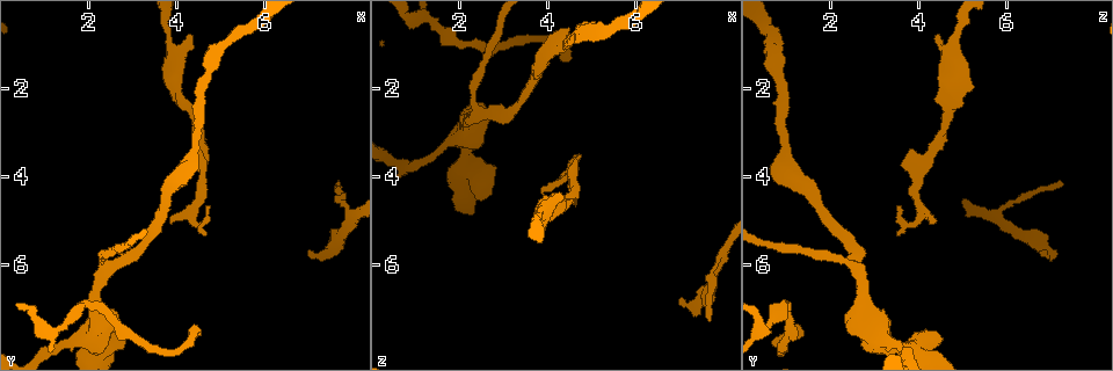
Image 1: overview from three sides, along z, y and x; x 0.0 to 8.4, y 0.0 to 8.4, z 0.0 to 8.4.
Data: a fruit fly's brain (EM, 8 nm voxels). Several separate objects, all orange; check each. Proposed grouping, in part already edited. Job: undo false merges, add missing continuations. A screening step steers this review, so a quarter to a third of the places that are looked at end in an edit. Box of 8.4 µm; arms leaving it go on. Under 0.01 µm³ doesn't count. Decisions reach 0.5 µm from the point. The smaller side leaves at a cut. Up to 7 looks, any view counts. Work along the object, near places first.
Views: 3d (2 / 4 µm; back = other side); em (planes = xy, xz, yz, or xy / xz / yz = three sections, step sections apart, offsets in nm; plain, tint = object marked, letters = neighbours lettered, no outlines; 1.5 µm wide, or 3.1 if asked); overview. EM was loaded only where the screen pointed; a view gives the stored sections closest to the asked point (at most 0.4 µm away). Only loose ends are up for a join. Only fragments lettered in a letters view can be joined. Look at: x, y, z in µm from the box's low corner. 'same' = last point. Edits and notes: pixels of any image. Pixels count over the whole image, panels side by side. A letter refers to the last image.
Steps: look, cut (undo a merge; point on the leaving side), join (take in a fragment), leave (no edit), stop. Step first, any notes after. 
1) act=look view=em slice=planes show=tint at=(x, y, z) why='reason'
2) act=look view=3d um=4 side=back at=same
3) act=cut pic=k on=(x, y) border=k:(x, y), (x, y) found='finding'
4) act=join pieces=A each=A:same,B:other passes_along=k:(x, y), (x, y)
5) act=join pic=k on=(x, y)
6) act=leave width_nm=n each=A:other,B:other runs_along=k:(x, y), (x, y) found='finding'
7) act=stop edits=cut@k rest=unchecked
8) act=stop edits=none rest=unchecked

act=look view=em slice=yz step=4 show=tint at=(2.50, 6.00, 2.55) why='side arm on a straight run'

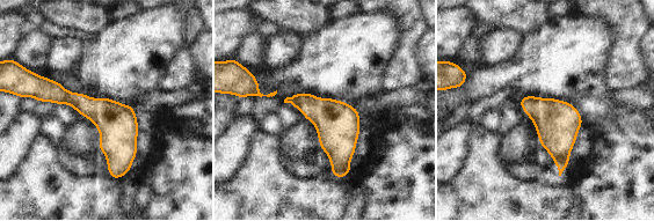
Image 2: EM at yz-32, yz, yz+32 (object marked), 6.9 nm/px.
act=look view=em slice=planes show=letters at=same

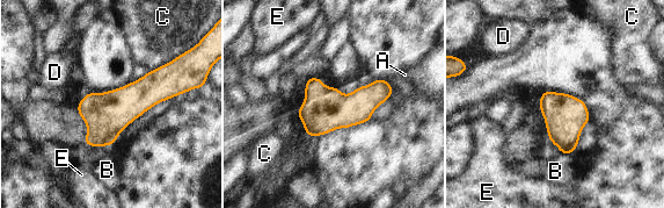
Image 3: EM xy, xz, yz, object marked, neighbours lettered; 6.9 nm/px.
act=leave each=A:other,B:other,C:other,D:other,E:other found='continuous, no second neuron'

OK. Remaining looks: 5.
act=look view=em slice=planes show=letters at=(4.65, 3.75, 3.60) why='free end'

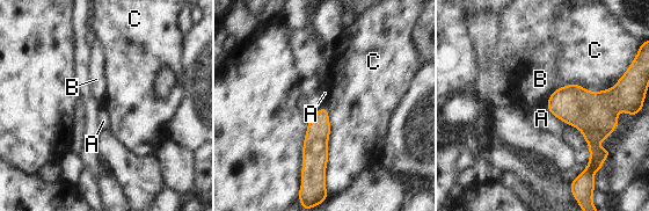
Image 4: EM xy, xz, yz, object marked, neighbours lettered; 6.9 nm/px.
act=leave longest_contact=C:600nm each=A:other,B:other,C:other border=4:(621, 75), (560, 86), (545, 108) found='no lettered fragment goes on from it'

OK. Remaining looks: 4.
act=look view=3d um=2 at=(4.35, 7.70, 0.90) why='sharp bend'

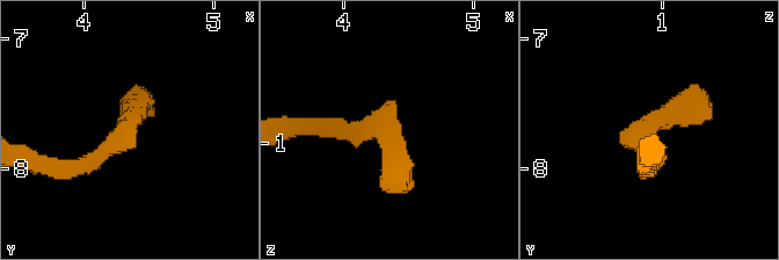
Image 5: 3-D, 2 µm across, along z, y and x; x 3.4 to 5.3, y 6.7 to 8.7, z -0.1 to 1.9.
act=look view=em slice=planes show=letters at=(4.36, 7.64, 0.88)

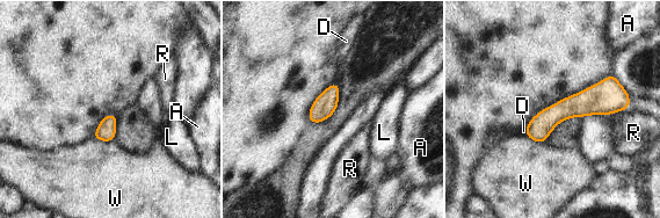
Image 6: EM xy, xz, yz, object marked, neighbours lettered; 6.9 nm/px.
act=leave each=A:other,D:other,L:other,R:other,W:other border=6:(628, 108), (608, 115) found='all the same neuron'

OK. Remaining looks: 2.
act=stop edits=none rest=unchecked

